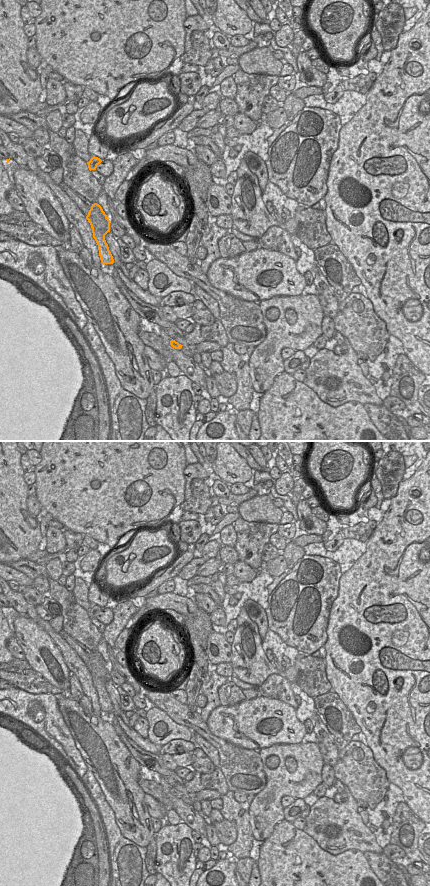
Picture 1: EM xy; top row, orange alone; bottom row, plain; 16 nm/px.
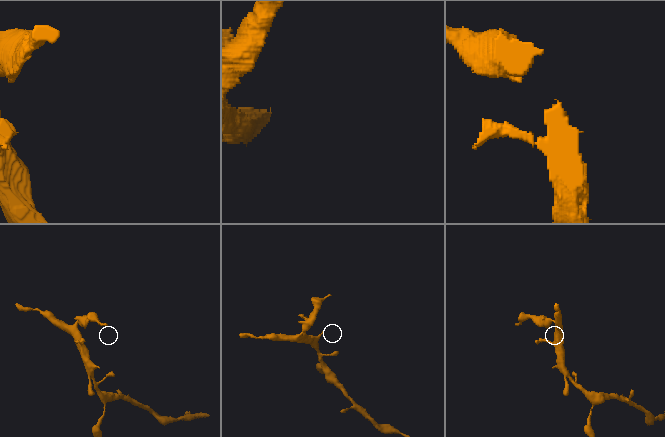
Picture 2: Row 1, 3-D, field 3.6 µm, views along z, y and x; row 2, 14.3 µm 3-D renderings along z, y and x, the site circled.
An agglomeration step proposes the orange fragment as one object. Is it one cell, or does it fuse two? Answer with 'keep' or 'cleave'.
cleave

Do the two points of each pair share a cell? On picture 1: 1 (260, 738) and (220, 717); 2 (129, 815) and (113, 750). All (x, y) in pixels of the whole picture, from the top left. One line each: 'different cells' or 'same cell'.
1: same cell
2: same cell

